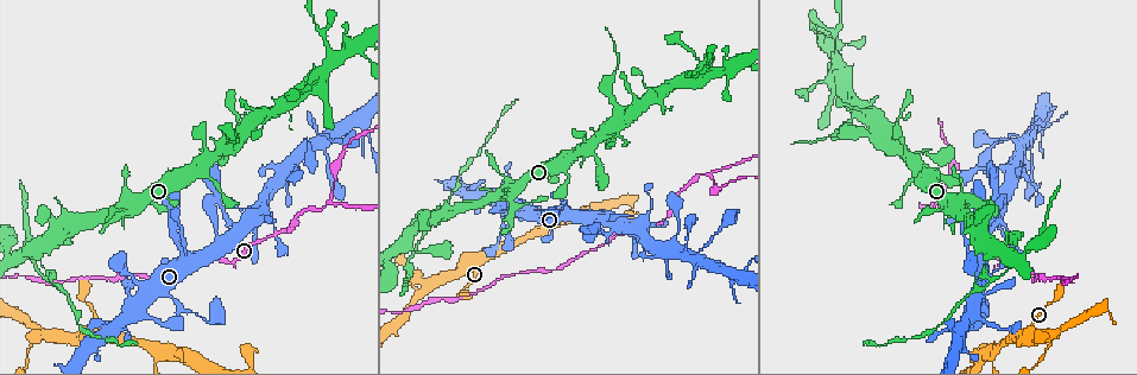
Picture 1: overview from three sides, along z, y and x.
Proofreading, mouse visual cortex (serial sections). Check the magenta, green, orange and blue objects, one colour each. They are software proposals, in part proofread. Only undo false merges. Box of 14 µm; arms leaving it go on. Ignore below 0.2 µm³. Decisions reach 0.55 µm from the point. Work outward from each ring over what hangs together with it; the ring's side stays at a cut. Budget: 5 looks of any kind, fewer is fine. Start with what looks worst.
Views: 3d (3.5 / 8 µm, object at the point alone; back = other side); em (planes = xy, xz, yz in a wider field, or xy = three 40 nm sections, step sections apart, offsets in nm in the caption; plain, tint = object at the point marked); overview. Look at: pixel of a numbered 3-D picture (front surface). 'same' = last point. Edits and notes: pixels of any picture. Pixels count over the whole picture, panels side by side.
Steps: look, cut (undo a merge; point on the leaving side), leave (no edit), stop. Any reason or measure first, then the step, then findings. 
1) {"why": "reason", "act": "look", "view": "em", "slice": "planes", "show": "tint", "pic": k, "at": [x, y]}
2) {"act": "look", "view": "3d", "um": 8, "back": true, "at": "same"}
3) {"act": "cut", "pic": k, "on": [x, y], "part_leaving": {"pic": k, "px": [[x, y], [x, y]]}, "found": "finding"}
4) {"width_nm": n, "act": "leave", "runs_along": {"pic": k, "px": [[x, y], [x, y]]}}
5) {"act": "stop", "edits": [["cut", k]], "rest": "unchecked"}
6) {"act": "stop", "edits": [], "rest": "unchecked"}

{"why": "branch point", "act": "look", "view": "3d", "um": 3.5, "pic": 1, "at": [704, 173]}

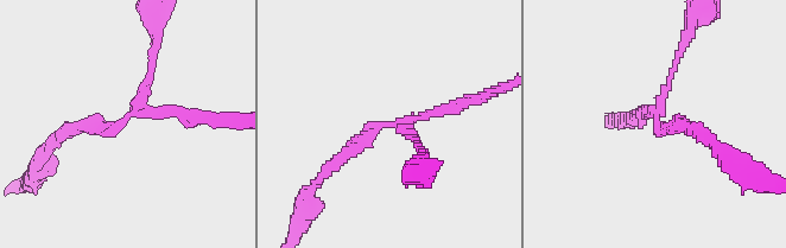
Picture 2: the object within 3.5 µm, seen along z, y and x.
{"arms": 3, "arm_widths_nm": [100, 150, 200], "why": "need the tissue", "act": "look", "view": "em", "slice": "planes", "show": "tint", "pic": 2, "at": [657, 110]}

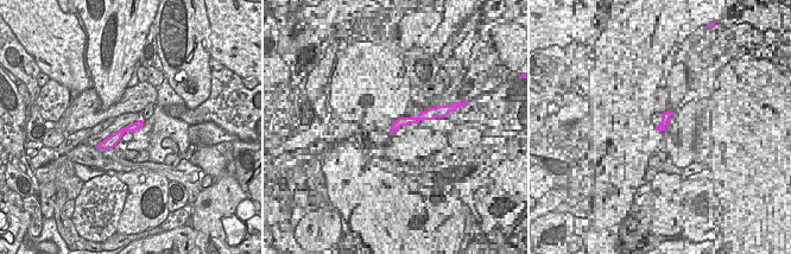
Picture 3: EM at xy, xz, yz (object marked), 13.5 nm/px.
{"width_nm": 140, "act": "cut", "pic": 2, "on": [682, 48], "part_leaving": {"pic": 2, "px": [[666, 86], [691, 24]]}, "found": "two cells meet here"}

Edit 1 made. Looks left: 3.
{"why": "see it whole again", "act": "look", "view": "overview"}

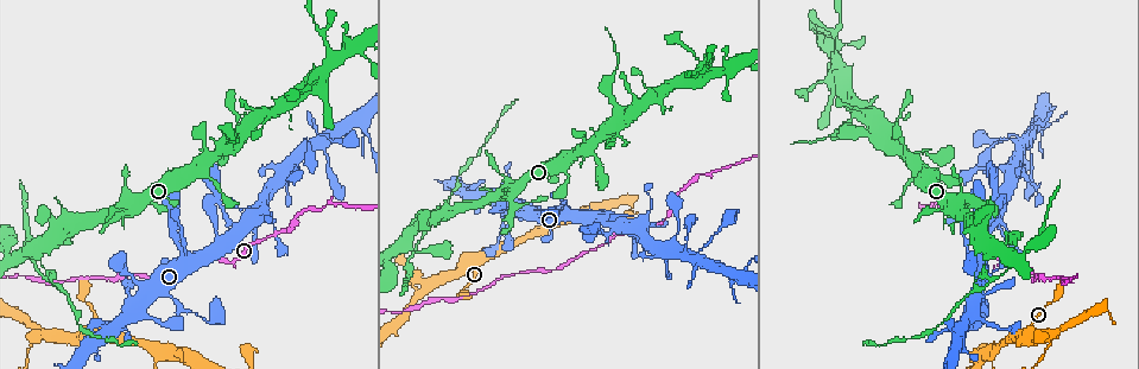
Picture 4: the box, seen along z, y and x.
{"why": "small branch off a trunk", "act": "look", "view": "em", "slice": "planes", "show": "tint", "pic": 4, "at": [737, 274]}

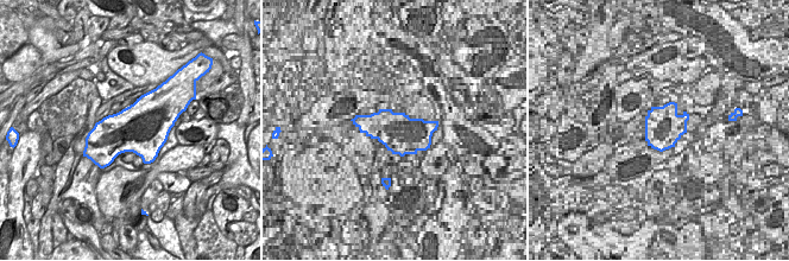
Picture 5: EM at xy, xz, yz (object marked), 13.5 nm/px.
{"act": "look", "view": "3d", "um": 3.5, "back": true, "at": "same"}

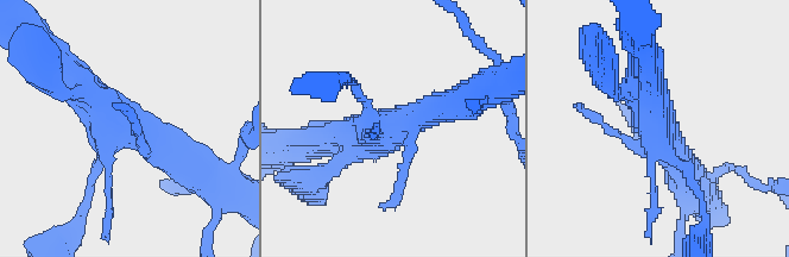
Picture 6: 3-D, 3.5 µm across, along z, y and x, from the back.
{"act": "leave", "runs_along": {"pic": 6, "px": [[187, 165], [69, 70]]}, "found": "all the same cell"}

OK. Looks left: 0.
{"act": "stop", "edits": [["cut", 2]], "rest": "unchecked"}

